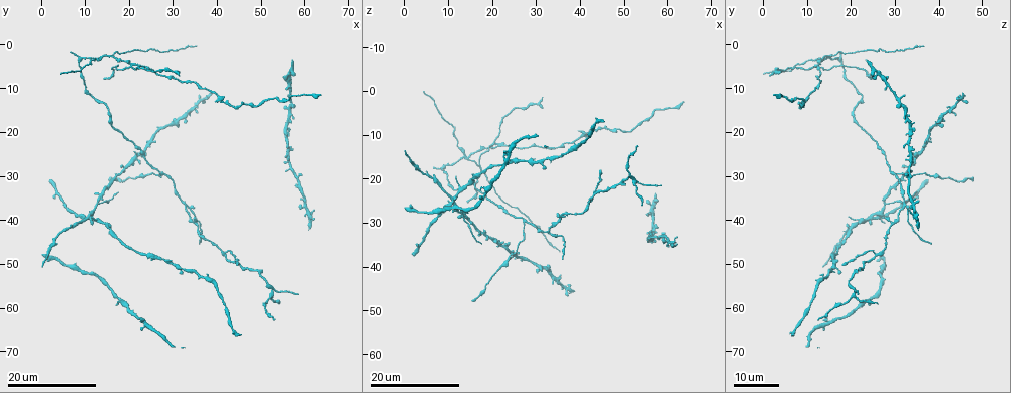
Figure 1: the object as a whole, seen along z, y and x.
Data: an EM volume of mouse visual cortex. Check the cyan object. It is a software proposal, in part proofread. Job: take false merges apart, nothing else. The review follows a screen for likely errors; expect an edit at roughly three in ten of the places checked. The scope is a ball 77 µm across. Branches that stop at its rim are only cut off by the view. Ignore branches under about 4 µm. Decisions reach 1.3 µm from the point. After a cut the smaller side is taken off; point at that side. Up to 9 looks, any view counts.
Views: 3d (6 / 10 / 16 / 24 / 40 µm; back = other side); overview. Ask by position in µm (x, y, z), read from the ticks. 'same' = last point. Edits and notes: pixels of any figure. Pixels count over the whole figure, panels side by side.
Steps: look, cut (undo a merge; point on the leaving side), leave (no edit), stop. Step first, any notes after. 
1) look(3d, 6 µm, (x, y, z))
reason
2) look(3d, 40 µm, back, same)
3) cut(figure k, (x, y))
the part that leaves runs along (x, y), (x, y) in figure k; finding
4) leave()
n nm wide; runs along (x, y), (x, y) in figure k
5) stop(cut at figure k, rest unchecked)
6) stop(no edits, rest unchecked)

look(3d, 16 µm, (14.0, 2.5, 15.0))
three-way junction

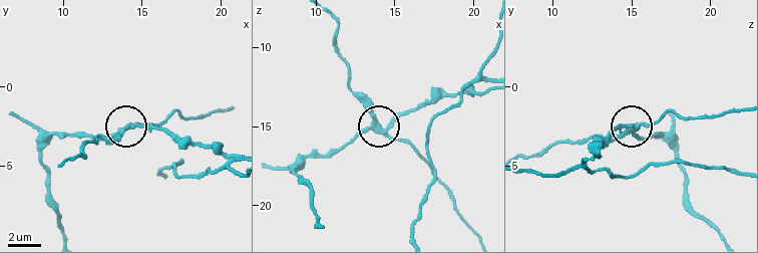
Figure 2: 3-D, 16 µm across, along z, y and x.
look(3d, 10 µm, (14.5, 2.4, 15.2))

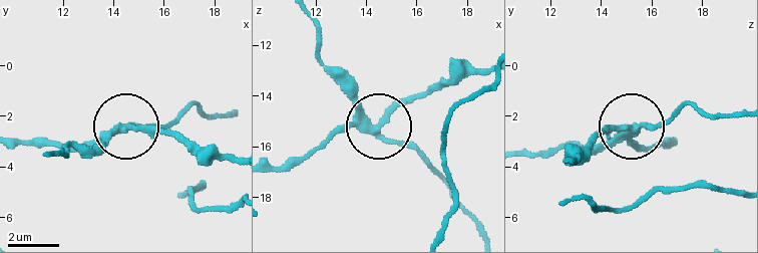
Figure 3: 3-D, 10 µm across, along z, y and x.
cut(figure 3, (402, 142))
230 nm wide; the part that leaves runs along (370, 127), (413, 147), (480, 231) in figure 3; two neurons meet here

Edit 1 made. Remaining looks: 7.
look(overview)

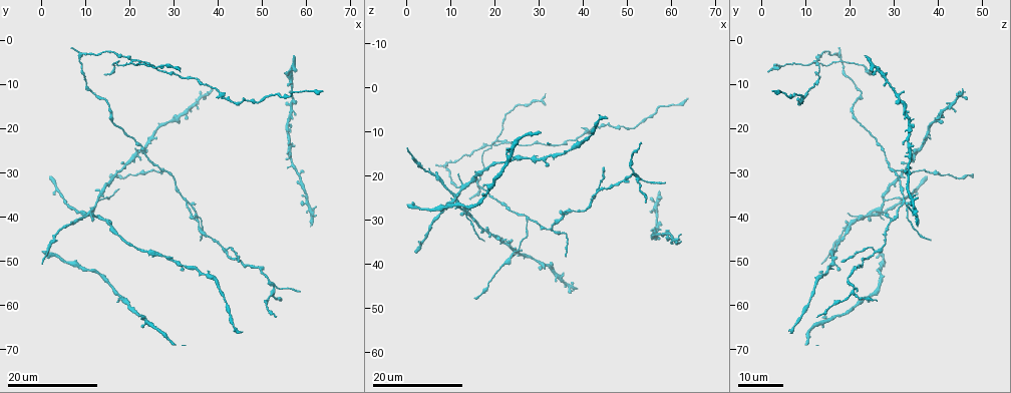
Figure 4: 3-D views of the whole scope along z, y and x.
look(3d, 24 µm, (10.5, 39.5, 24.0))
four or more arms meet

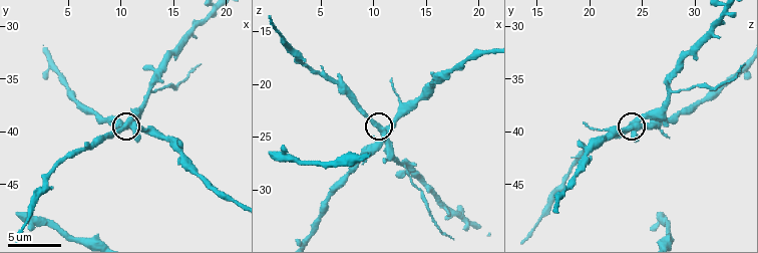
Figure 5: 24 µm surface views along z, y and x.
look(3d, 10 µm, (10.8, 39.6, 24.2))

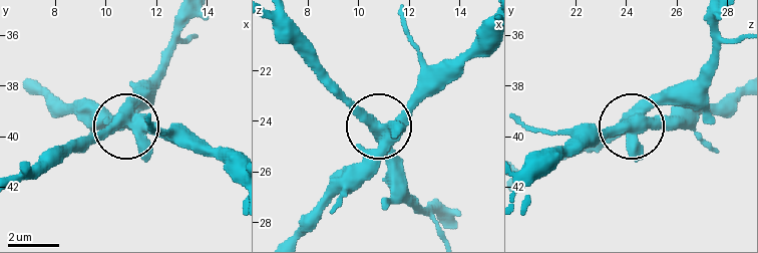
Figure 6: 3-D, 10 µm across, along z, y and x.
cut(figure 6, (100, 137))
side arm 63 µm; a second neuron is stuck on

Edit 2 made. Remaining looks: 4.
look(overview)

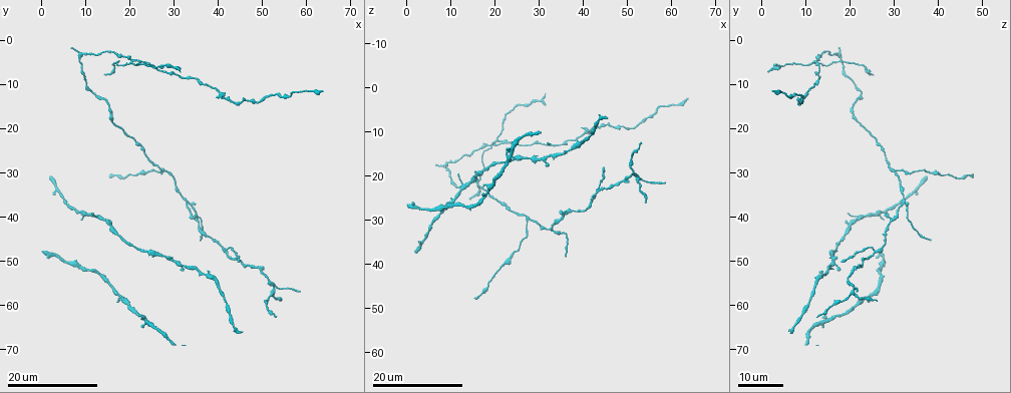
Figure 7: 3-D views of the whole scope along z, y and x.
look(3d, 16 µm, (32.5, 37.0, 32.0))

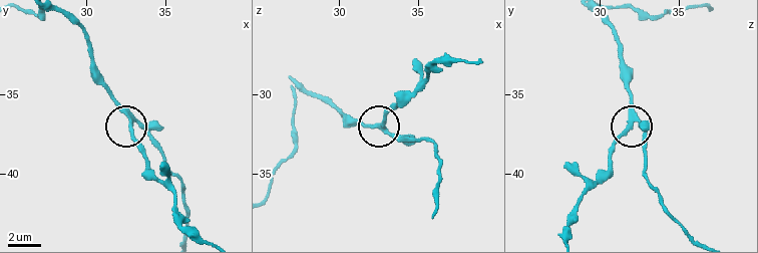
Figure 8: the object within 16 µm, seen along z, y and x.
look(3d, 6 µm, (32.8, 36.7, 32.0))

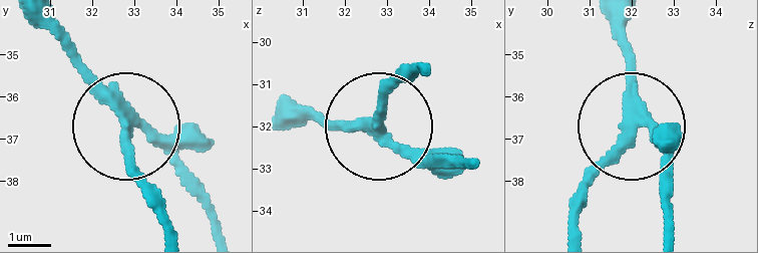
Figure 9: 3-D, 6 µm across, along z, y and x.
cut(figure 9, (175, 136))
side arm 13 µm; the part that leaves runs along (128, 114), (211, 230) in figure 9; a second neuron is stuck on

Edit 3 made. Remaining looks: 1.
stop(cut at figure 3, cut at figure 6, cut at figure 9, rest unchecked)

